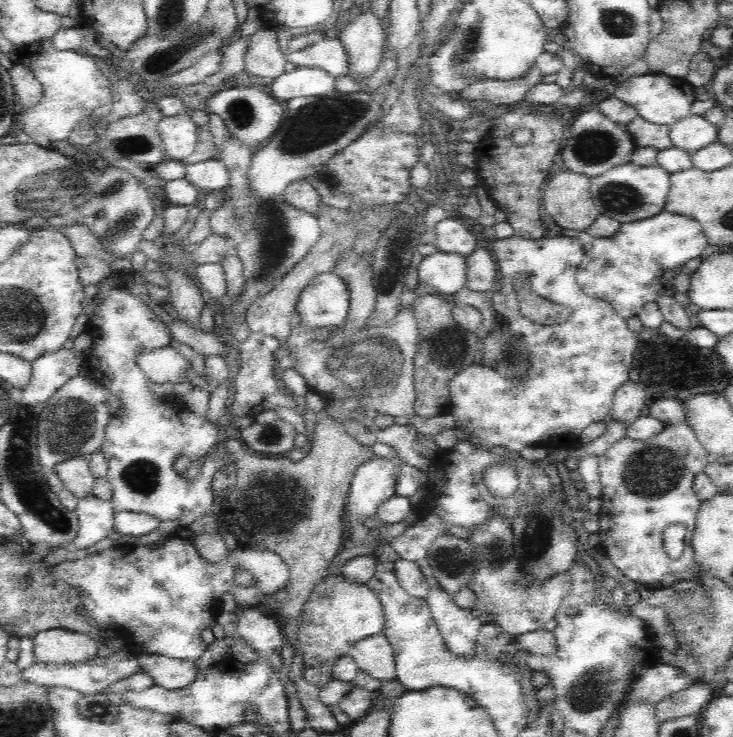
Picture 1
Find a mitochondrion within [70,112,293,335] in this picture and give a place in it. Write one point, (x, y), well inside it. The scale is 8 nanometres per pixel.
(131, 145)

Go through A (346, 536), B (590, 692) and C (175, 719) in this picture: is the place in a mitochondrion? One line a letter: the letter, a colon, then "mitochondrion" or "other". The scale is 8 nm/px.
A: other
B: mitochondrion
C: other

